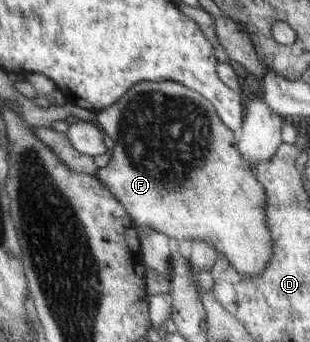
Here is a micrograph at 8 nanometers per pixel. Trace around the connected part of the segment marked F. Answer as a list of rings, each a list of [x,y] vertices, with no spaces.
[[[174,80],[160,81],[144,81],[135,84],[129,88],[129,91],[113,103],[113,106],[96,111],[97,122],[101,129],[114,140],[113,152],[110,153],[111,161],[106,166],[98,167],[95,176],[107,185],[109,191],[113,192],[113,196],[120,200],[129,215],[132,216],[133,224],[149,225],[153,230],[168,236],[174,243],[180,240],[197,240],[211,243],[219,254],[225,255],[225,259],[229,259],[237,273],[242,276],[251,277],[267,267],[269,259],[273,257],[272,233],[269,232],[269,226],[265,224],[265,205],[267,205],[267,194],[265,188],[260,183],[259,178],[253,176],[253,170],[249,168],[249,164],[243,160],[240,150],[235,148],[235,134],[233,130],[229,130],[228,125],[221,120],[220,115],[215,111],[212,101],[207,100],[201,93],[195,92],[193,89],[187,88],[184,84]]]

